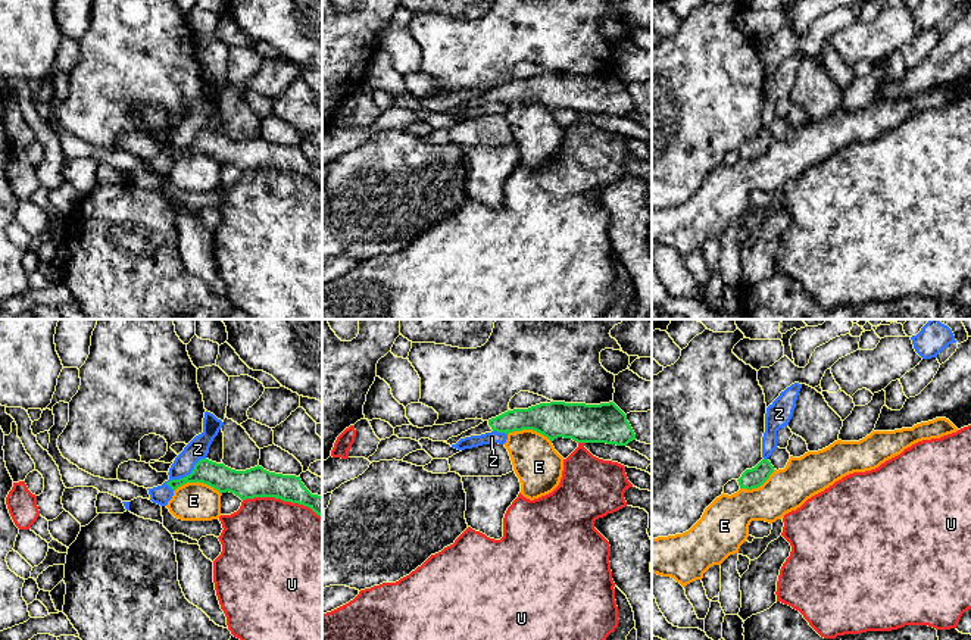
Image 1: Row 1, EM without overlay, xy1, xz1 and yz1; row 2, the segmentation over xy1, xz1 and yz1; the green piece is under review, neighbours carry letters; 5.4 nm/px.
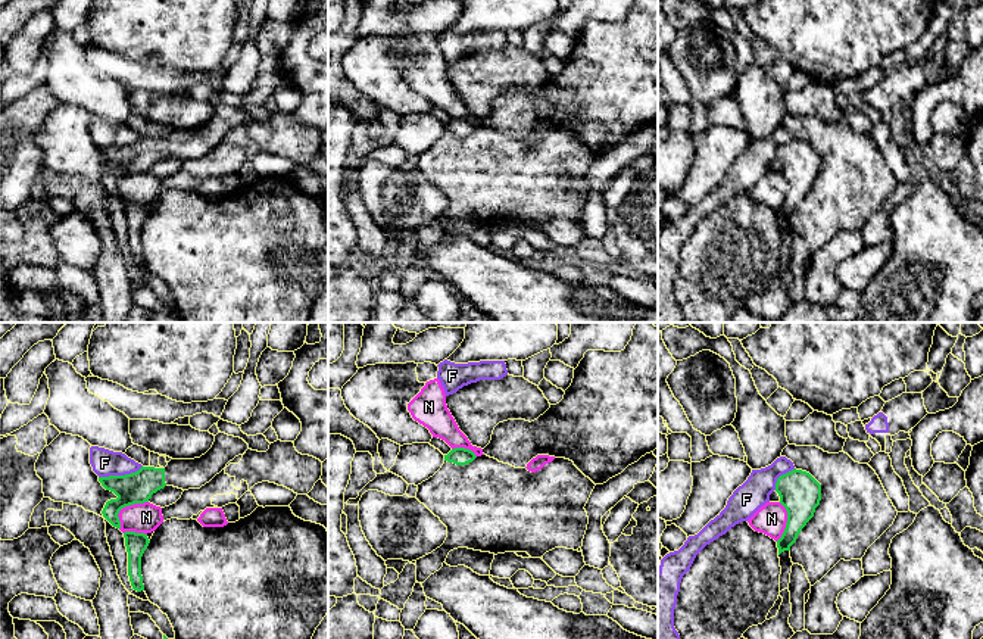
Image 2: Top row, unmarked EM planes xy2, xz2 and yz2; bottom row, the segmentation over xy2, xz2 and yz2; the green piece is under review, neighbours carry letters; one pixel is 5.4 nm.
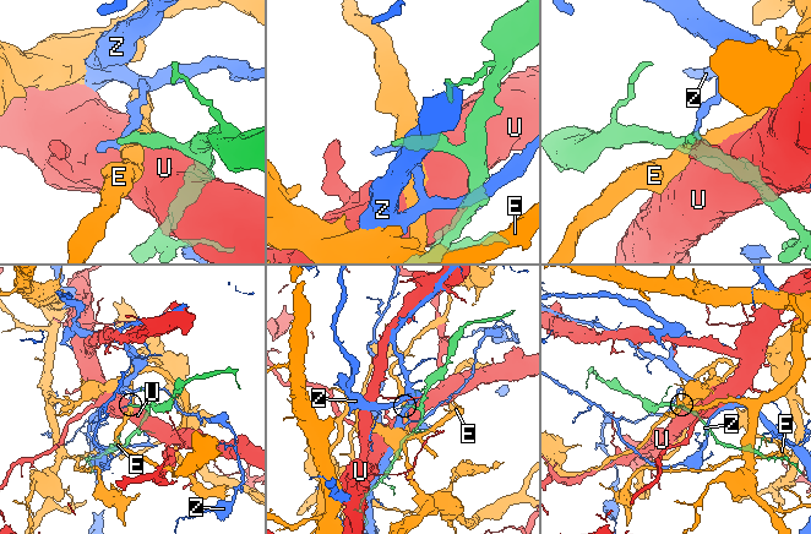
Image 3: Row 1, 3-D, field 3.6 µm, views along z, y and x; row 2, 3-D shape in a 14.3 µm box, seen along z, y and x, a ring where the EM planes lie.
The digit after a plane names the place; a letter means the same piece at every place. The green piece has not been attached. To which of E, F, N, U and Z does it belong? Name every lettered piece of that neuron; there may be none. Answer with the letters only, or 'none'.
none

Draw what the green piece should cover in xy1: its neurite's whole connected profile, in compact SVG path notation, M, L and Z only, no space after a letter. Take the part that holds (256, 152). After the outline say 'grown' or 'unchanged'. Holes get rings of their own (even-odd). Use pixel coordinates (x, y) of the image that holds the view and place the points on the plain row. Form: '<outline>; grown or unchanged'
M200 129L190 146L171 150L166 154L175 162L187 153L203 153L222 163L234 163L241 171L255 168L275 168L284 172L299 174L310 178L322 188L322 166L312 165L300 147L282 146L255 137L235 141L224 134Z; unchanged

